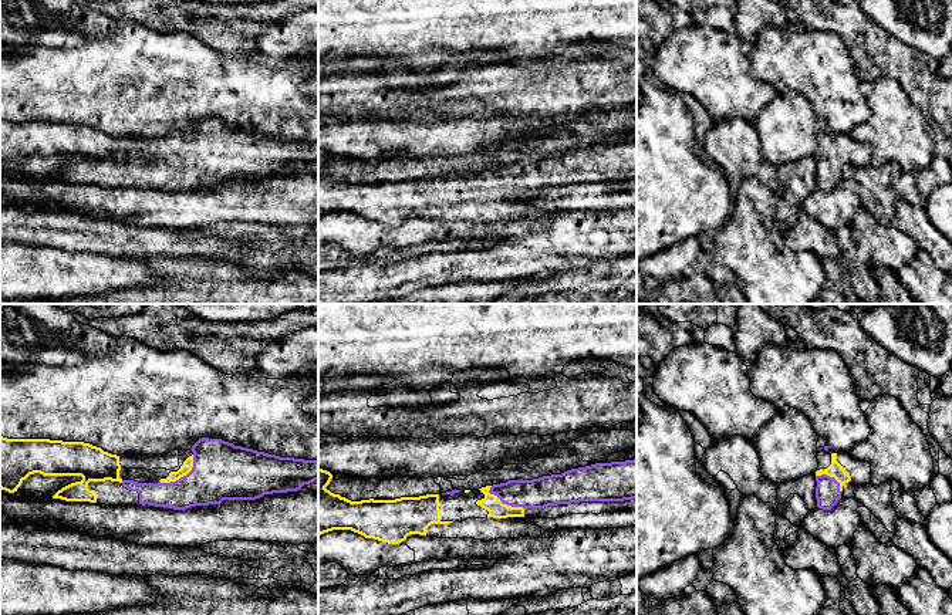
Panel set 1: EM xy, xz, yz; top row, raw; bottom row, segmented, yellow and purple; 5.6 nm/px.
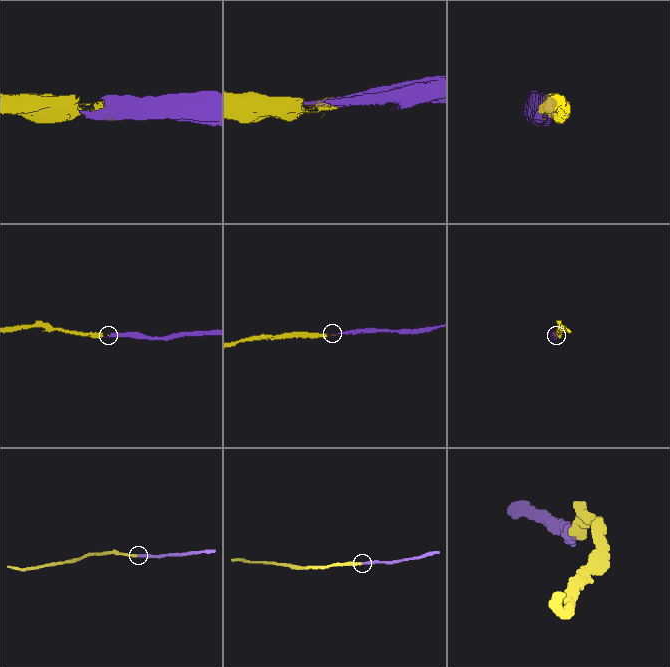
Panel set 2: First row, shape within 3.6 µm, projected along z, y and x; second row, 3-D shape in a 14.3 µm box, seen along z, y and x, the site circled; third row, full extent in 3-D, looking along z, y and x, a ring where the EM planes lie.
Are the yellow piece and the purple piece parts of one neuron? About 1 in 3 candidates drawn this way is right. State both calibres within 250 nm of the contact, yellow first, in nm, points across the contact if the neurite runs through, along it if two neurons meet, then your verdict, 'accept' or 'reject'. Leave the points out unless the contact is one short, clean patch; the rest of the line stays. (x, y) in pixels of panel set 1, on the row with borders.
60/320 nm | accept

